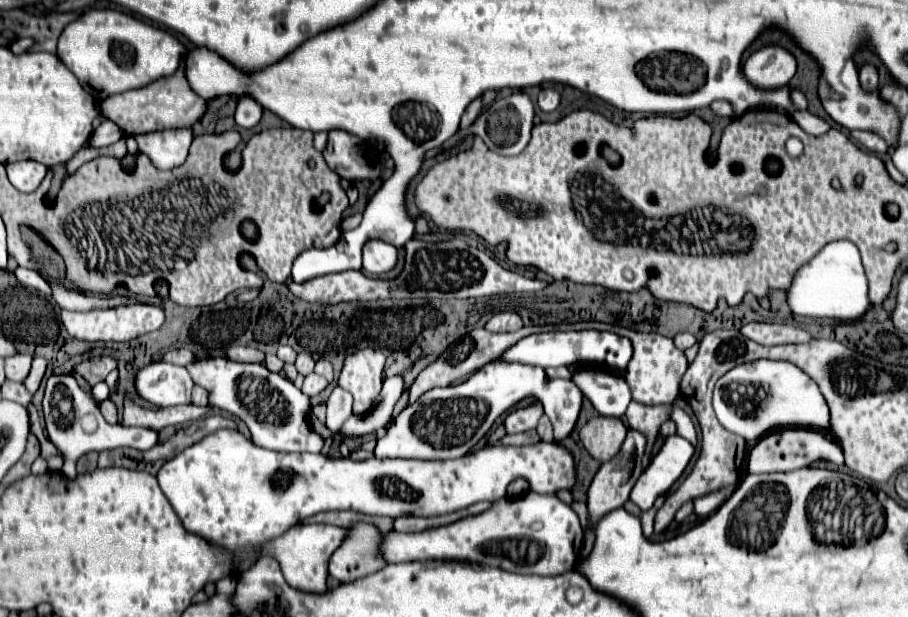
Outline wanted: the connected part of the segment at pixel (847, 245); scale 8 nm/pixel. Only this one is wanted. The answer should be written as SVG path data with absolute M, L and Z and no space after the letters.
M833 241L809 263L805 263L793 277L787 289L787 303L793 315L799 317L831 317L831 319L857 319L867 313L869 281L861 263L861 255L851 241Z

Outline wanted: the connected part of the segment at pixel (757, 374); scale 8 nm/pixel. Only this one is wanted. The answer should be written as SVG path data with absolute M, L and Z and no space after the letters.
M757 359L737 365L717 381L713 409L719 423L745 441L757 441L773 427L829 429L829 409L817 383L789 361Z

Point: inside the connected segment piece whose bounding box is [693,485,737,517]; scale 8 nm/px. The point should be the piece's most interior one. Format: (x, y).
(704, 506)

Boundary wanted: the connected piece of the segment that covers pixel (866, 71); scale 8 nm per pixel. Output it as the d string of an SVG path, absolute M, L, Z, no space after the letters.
M865 63L859 71L859 79L861 79L861 87L865 91L873 91L877 89L877 83L879 83L879 73L877 73L877 67L871 65L871 63Z

